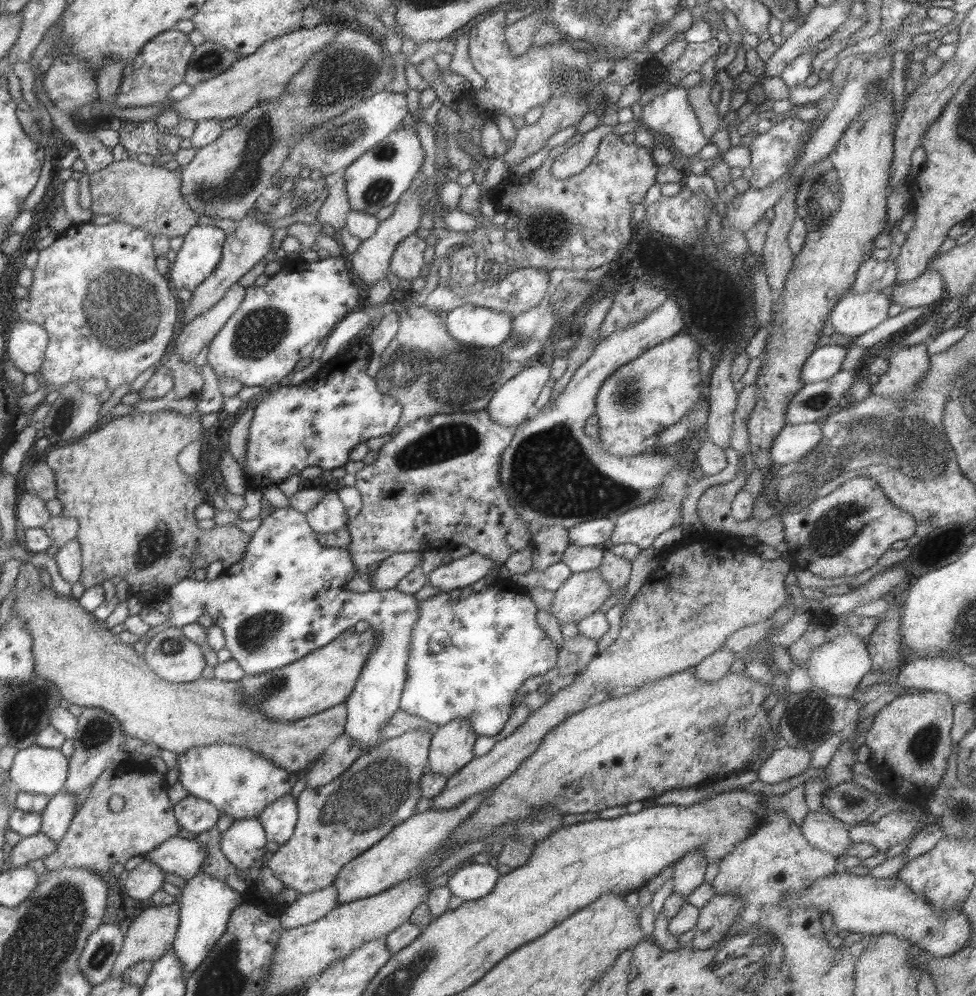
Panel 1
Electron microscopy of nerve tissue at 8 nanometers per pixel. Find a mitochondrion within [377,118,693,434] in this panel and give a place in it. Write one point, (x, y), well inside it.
(629, 396)

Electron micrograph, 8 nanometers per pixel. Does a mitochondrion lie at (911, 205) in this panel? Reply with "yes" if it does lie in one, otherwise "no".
no

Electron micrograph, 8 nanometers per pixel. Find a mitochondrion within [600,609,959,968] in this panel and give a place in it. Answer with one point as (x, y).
(813, 717)

